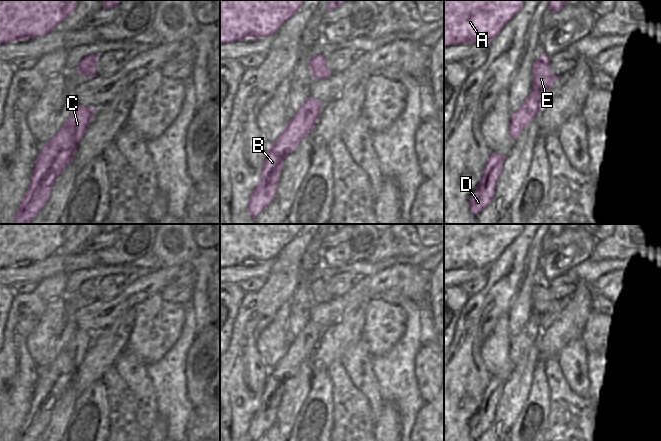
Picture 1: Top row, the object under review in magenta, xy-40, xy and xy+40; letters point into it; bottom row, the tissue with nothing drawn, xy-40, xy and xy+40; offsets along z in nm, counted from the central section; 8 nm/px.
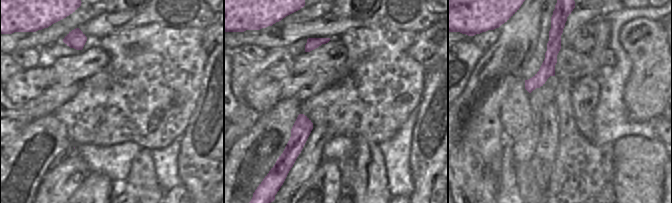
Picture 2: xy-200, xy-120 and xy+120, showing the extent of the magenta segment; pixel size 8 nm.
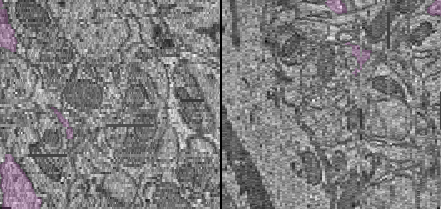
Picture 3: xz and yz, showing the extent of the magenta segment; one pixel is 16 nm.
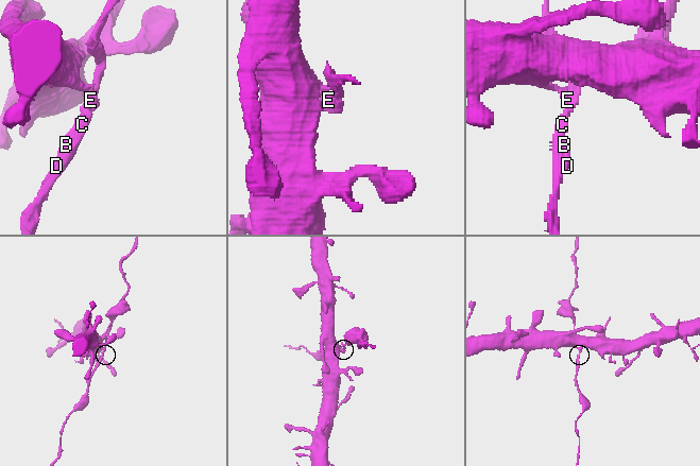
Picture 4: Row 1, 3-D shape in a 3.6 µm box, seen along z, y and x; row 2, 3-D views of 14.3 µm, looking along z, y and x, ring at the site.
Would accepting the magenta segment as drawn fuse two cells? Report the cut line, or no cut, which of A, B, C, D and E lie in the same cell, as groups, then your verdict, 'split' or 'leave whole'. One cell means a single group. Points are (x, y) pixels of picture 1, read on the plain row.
xy+40 (542, 279), (542, 282), (548, 284), (549, 288) | A / B C D E | split

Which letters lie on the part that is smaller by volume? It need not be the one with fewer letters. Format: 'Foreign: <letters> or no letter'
Foreign: B, C, D, E

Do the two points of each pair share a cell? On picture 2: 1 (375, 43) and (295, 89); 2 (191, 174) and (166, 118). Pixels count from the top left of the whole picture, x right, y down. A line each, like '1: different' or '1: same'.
1: different
2: different

